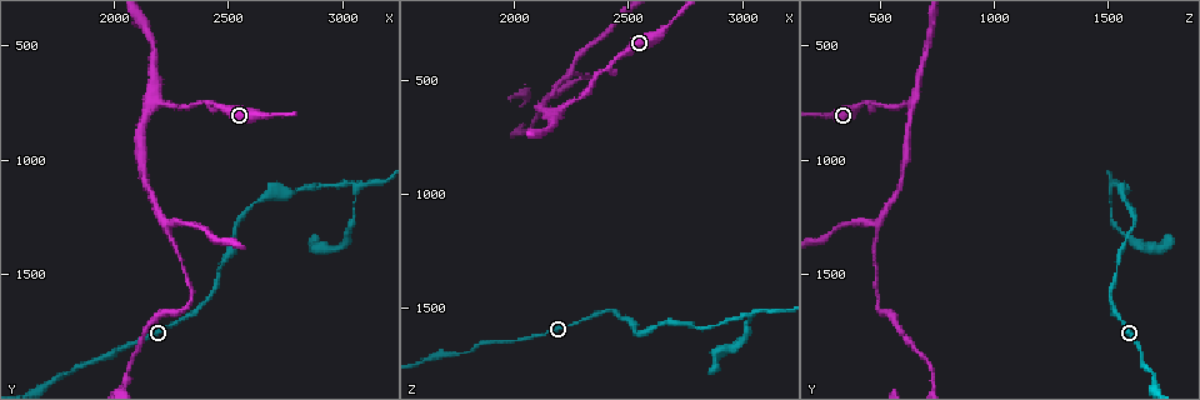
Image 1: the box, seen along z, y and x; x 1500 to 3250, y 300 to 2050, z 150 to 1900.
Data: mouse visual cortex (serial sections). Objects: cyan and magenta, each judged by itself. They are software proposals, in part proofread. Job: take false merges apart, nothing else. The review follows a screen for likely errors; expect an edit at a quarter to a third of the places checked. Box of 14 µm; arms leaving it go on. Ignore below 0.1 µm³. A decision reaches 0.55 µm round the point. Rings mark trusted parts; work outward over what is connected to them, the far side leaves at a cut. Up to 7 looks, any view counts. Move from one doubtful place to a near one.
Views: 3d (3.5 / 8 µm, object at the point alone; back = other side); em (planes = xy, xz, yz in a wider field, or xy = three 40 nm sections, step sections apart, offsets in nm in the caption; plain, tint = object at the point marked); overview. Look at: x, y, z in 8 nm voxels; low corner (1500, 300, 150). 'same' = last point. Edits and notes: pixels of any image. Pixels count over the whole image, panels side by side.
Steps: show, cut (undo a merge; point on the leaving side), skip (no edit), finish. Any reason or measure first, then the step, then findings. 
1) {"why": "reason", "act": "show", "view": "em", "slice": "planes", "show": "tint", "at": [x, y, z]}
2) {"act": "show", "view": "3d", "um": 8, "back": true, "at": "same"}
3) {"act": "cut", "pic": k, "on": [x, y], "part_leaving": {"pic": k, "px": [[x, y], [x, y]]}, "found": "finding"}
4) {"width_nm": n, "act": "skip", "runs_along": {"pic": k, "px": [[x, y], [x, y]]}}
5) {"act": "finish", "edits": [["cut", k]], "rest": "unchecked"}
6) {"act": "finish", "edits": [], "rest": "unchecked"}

{"why": "three arms meet", "act": "show", "view": "3d", "um": 3.5, "back": true, "at": [2190, 740, 640]}

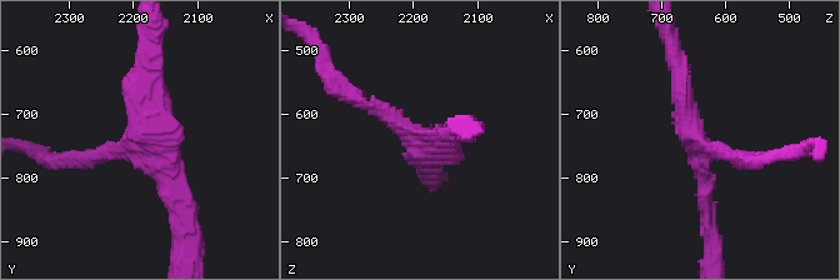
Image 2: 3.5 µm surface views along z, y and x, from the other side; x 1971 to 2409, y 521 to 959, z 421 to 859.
{"why": "shape alone is not enough", "act": "show", "view": "em", "slice": "xy", "step": 3, "show": "tint", "at": [2185, 755, 630]}

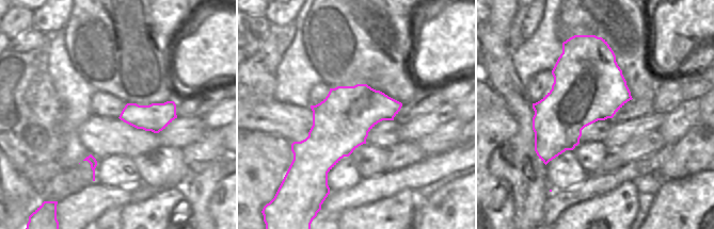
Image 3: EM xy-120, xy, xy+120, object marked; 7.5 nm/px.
{"act": "skip", "runs_along": {"pic": 2, "px": [[73, 163], [153, 148], [184, 209]]}, "found": "all the same cell"}

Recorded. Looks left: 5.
{"act": "show", "view": "3d", "um": 3.5, "back": true, "at": [3060, 1120, 1520]}

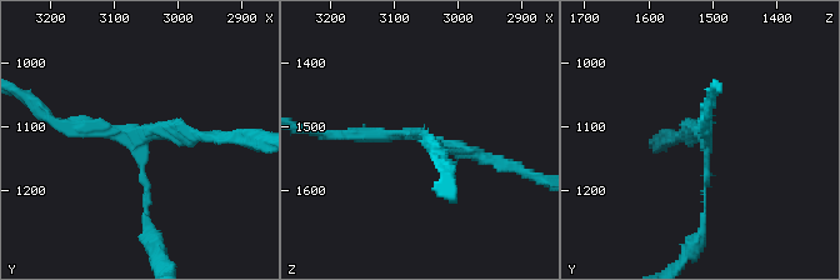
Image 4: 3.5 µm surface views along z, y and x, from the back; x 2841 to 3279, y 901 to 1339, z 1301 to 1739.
{"arms": 3, "arm_widths_nm": [100, 150, 200], "act": "cut", "pic": 4, "on": [146, 196], "part_leaving": {"pic": 4, "px": [[138, 146], [145, 231], [160, 258]]}, "found": "a second cell is stuck on"}

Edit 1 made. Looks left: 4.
{"why": "redraw", "act": "show", "view": "overview"}

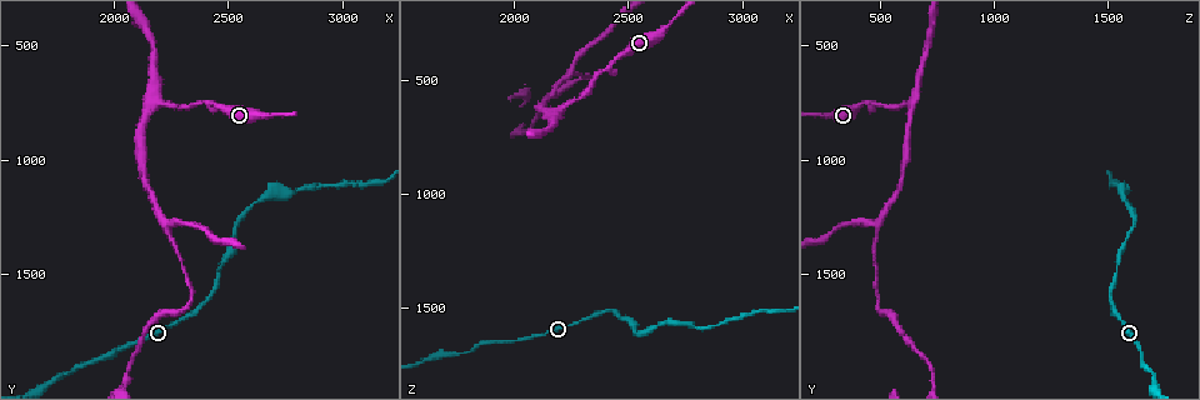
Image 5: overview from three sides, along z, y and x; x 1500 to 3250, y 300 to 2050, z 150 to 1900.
{"why": "side arm on a straight run", "act": "show", "view": "3d", "um": 3.5, "at": [2230, 1300, 490]}

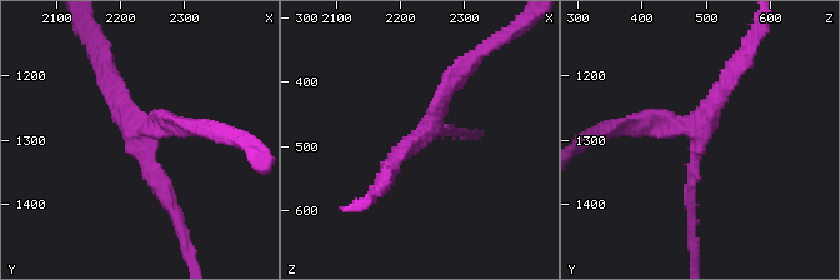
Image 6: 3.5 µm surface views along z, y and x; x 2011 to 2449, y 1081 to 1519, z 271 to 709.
{"arms": 3, "act": "skip", "runs_along": {"pic": 6, "px": [[104, 66], [174, 208]]}, "found": "one cell here"}

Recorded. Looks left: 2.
{"act": "finish", "edits": [["cut", 4]], "rest": "unchecked"}

